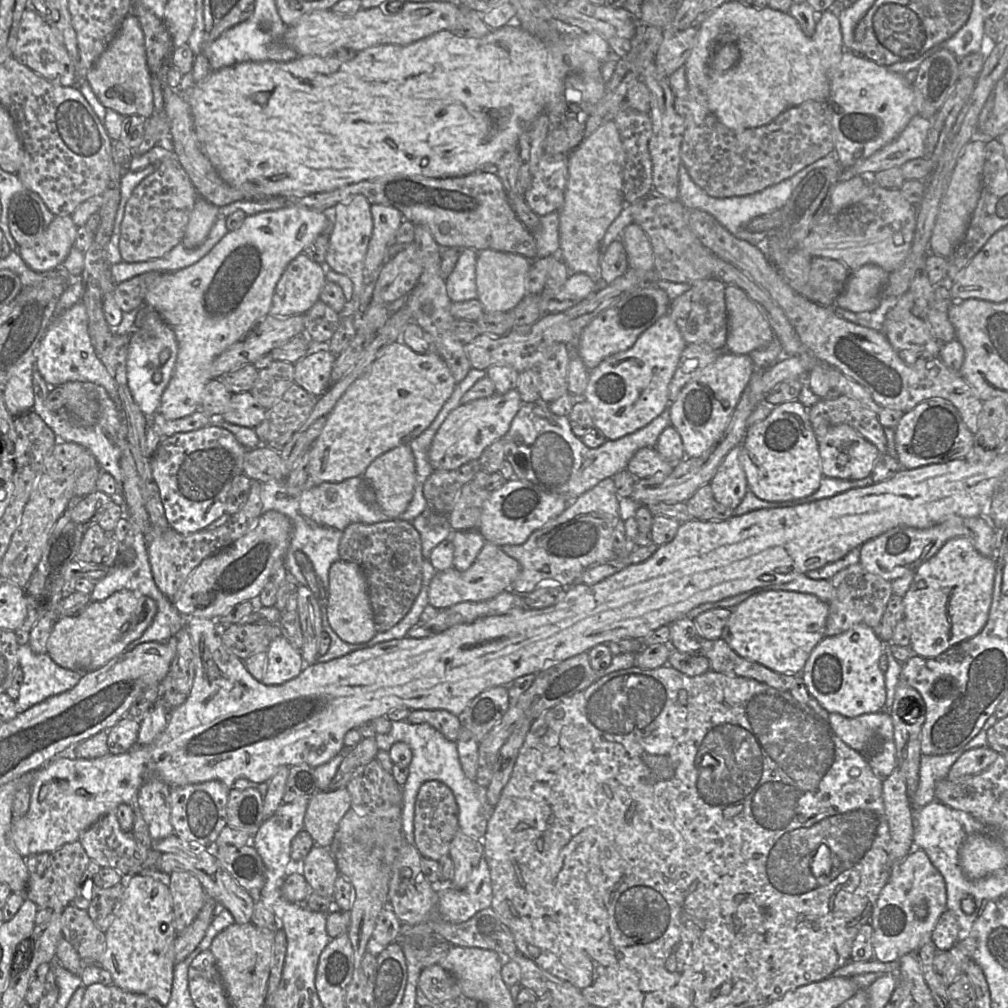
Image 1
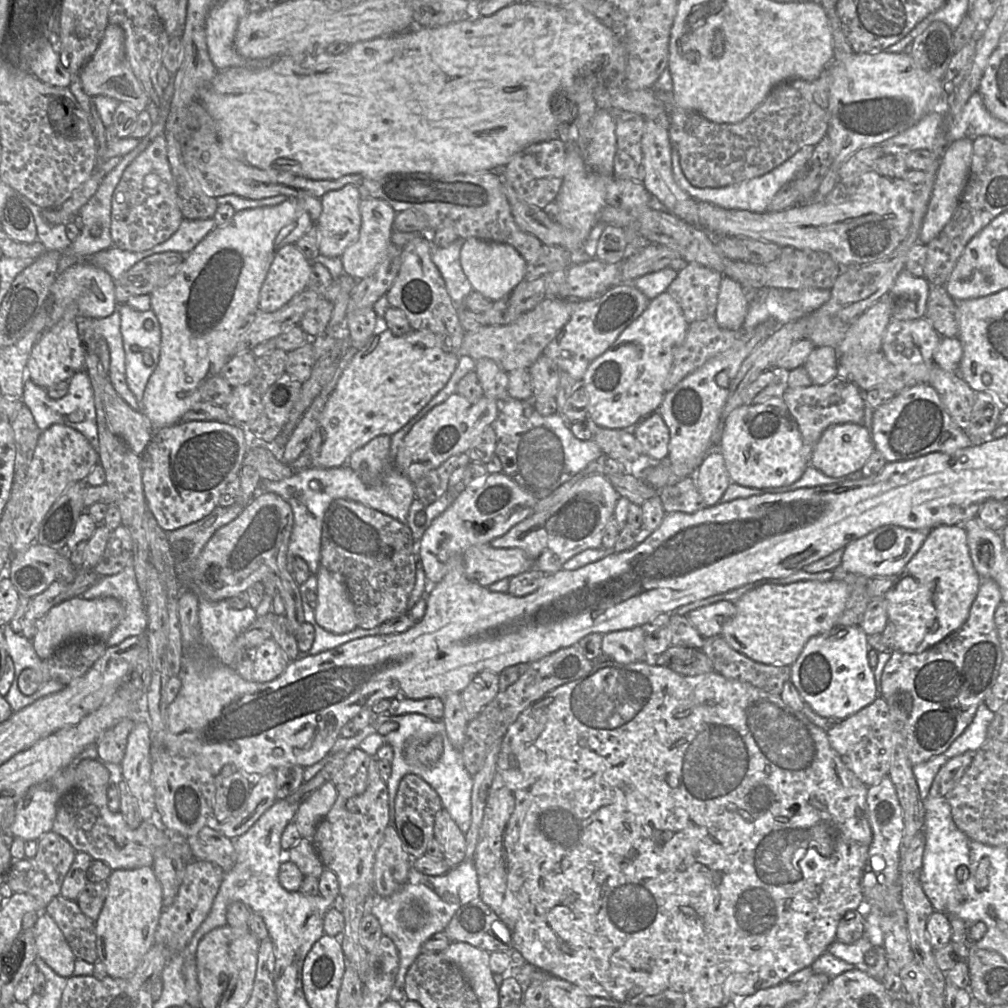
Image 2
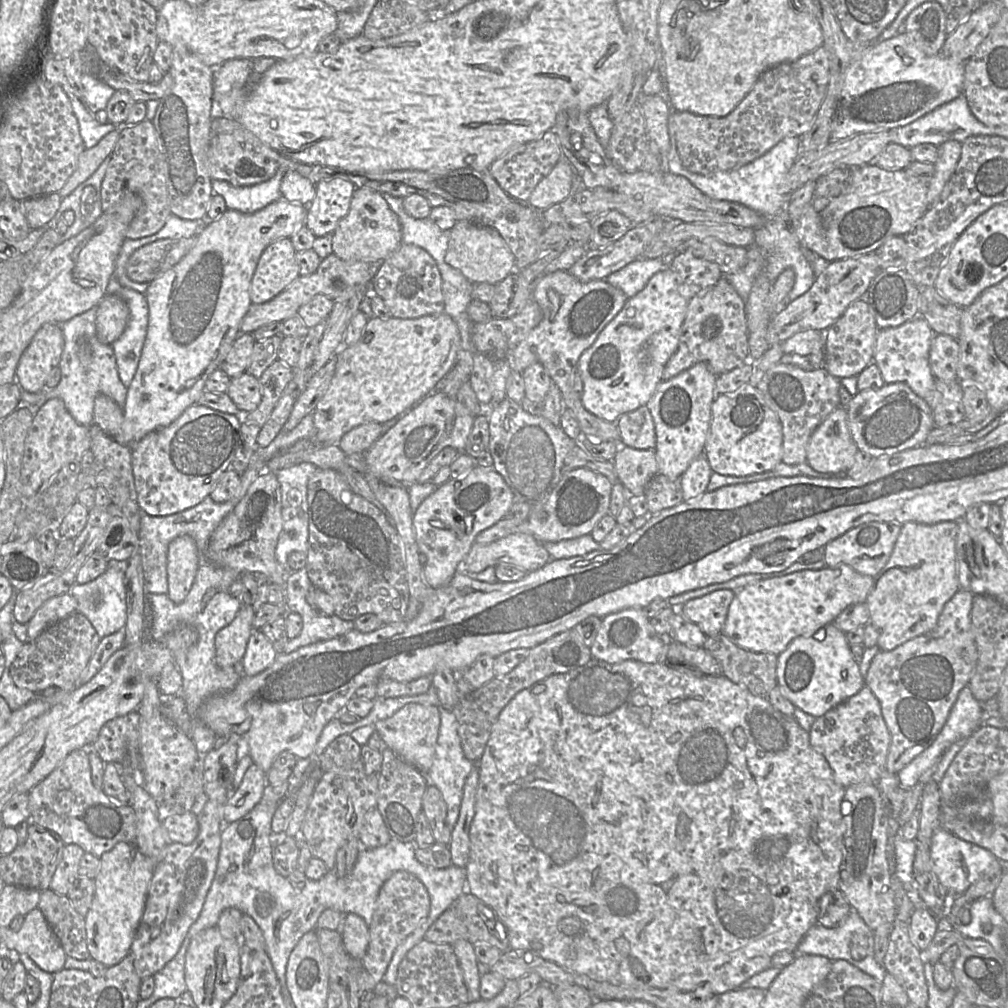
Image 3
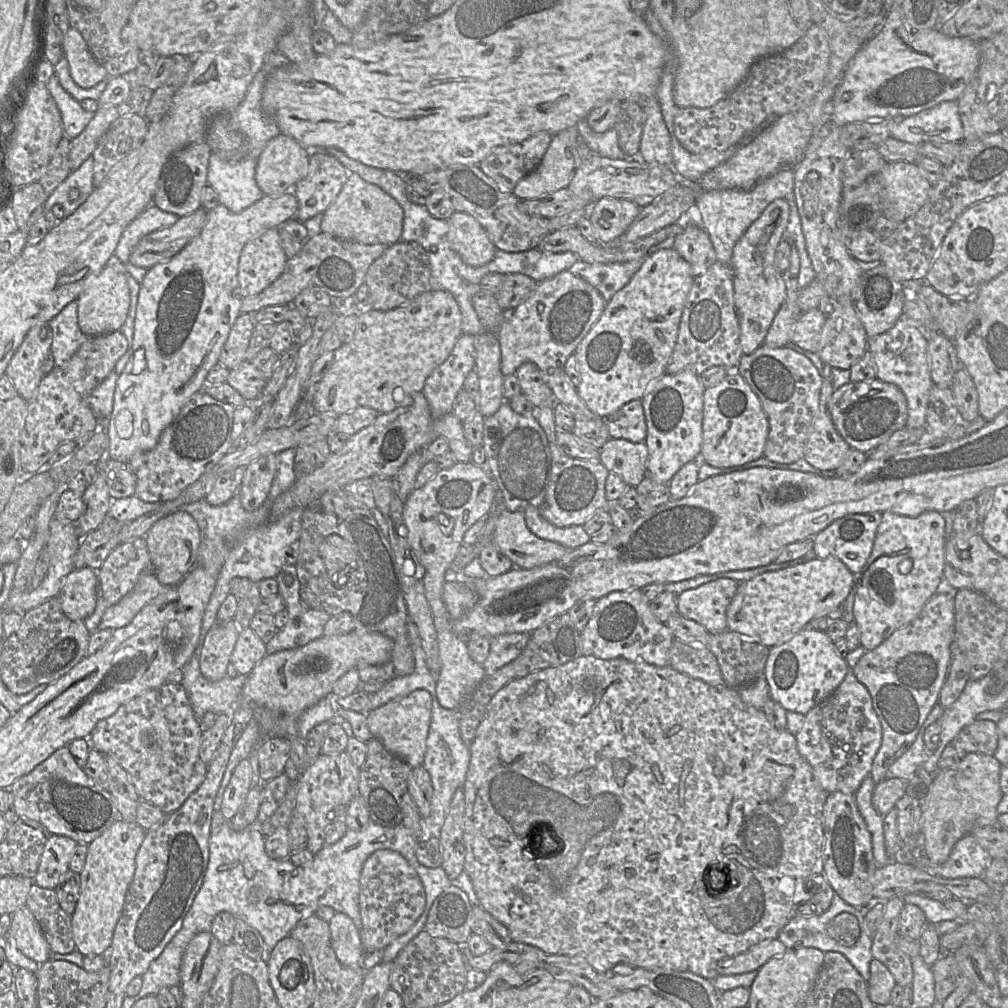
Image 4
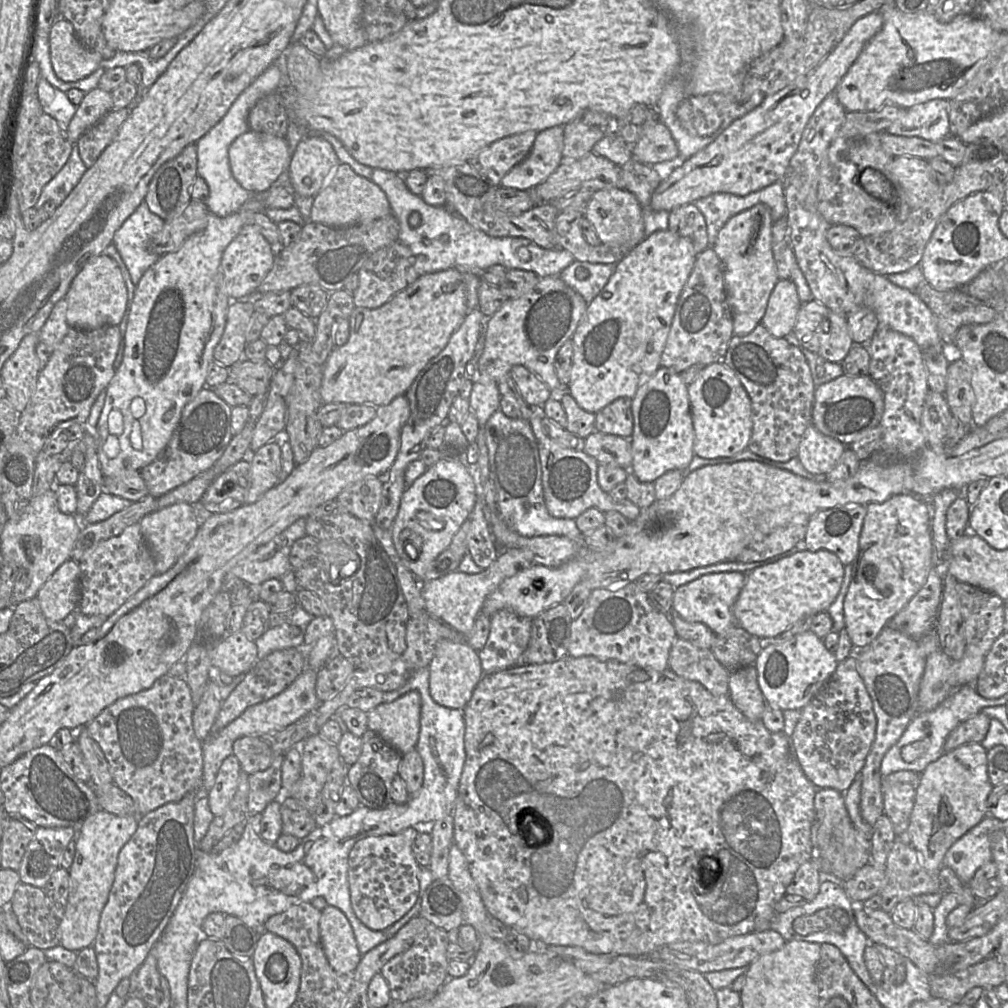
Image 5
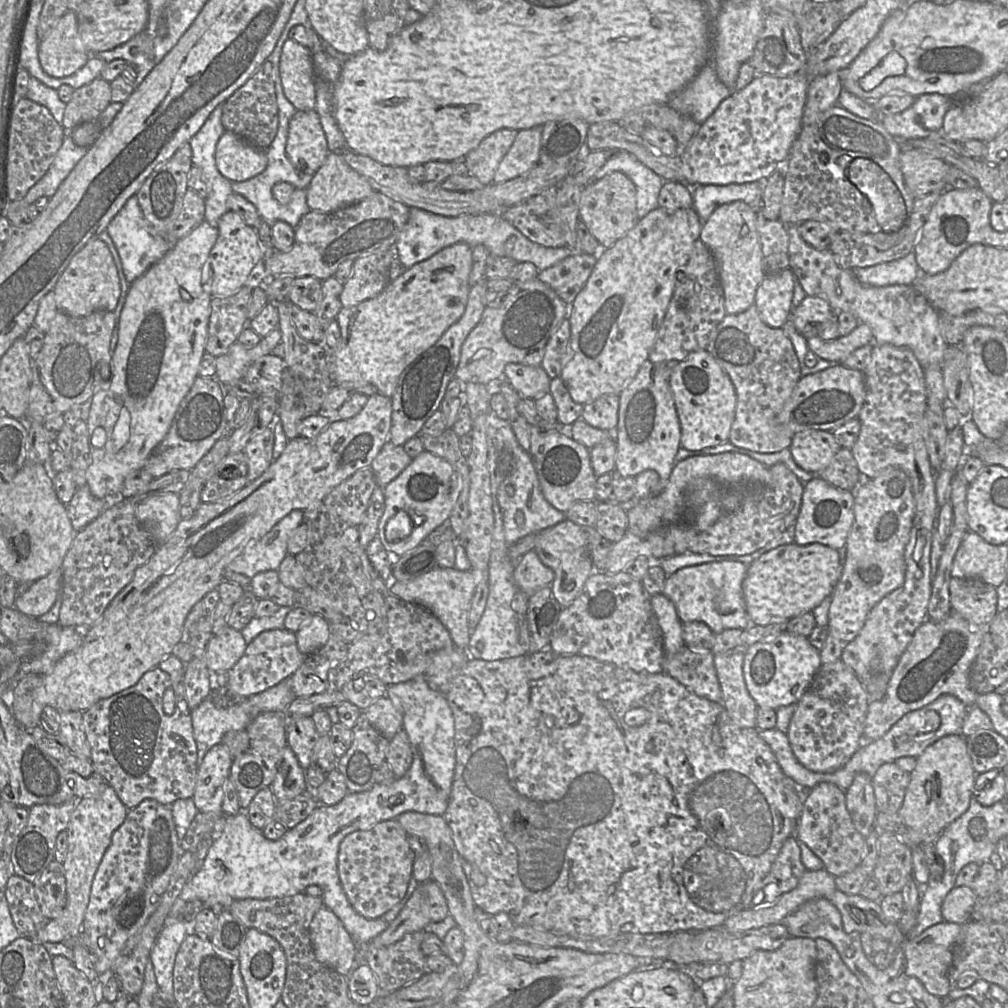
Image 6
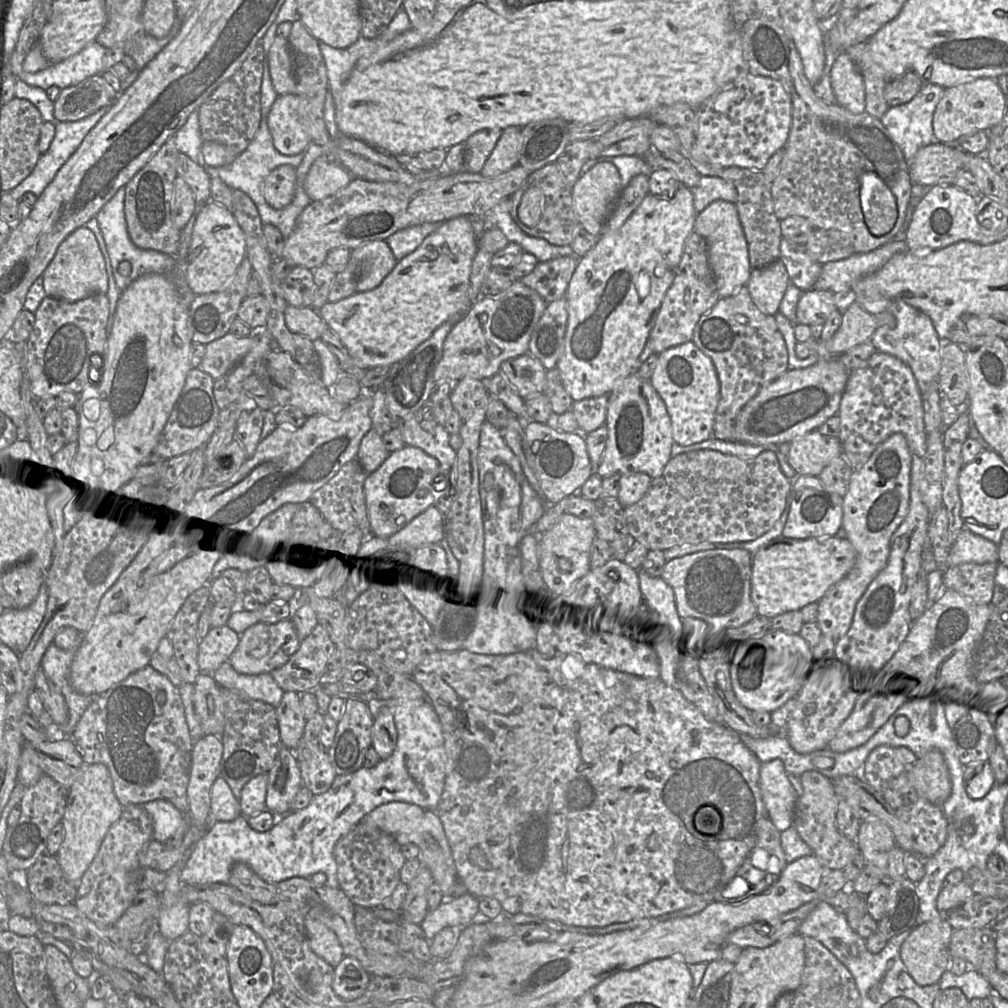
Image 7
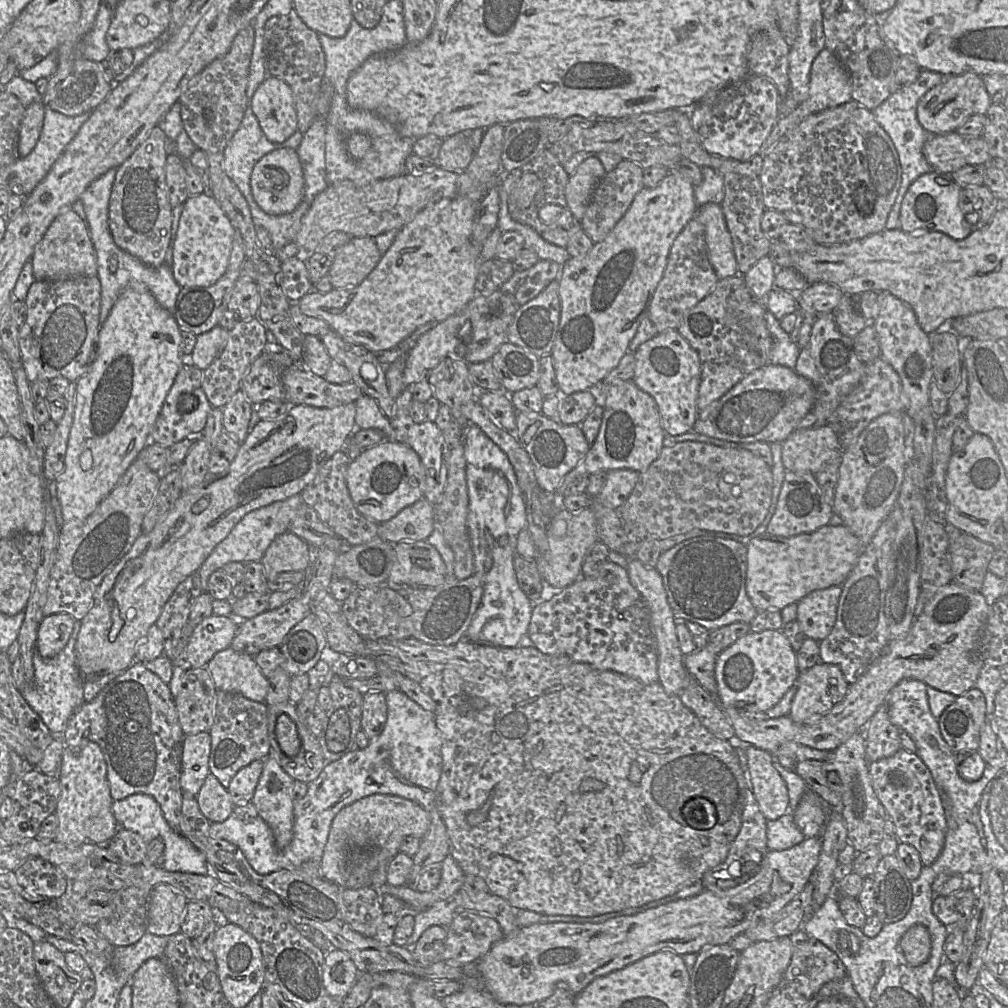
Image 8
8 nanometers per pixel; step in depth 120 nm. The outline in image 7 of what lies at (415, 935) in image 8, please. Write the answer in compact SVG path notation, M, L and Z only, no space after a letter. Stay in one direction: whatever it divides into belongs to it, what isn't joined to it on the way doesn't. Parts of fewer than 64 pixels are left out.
M467 892L460 897L446 898L437 908L430 909L420 926L427 940L431 940L444 928L461 929L481 919L479 901Z

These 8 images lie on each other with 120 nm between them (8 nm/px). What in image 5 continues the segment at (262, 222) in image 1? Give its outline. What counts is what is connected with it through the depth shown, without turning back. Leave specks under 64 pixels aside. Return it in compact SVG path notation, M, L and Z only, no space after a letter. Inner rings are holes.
M271 187L268 191L260 193L260 197L251 197L245 202L240 209L229 216L219 217L213 213L208 213L204 225L197 232L188 237L183 244L176 250L159 257L159 259L142 275L139 282L135 285L135 292L133 301L131 304L126 332L125 332L125 347L123 353L123 359L118 368L115 369L115 374L110 383L105 388L106 397L101 411L99 420L93 431L97 436L97 450L96 453L99 458L99 464L101 472L104 478L109 476L121 475L128 470L140 471L145 466L149 465L157 455L165 448L168 441L170 440L175 428L177 427L181 414L185 405L190 402L198 392L206 386L206 376L211 362L214 360L213 351L218 342L220 341L224 328L226 325L227 312L231 299L223 293L217 284L217 274L220 270L221 258L224 250L229 243L237 236L241 228L247 224L252 224L253 215L258 212L264 212L266 208L279 208L288 209L295 205L294 193L289 187ZM135 423L138 423L142 436L142 447L141 449L134 449L130 443L130 434L132 427ZM110 434L118 438L119 452L115 457L108 457L103 446Z

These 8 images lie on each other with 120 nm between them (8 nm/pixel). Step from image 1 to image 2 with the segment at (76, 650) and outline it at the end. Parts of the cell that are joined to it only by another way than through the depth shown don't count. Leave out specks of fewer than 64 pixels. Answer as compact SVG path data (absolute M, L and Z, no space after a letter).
M73 597L52 607L37 621L37 631L31 643L41 659L48 659L65 642L78 638L92 638L106 641L113 630L120 624L125 614L123 603L113 597L87 600Z

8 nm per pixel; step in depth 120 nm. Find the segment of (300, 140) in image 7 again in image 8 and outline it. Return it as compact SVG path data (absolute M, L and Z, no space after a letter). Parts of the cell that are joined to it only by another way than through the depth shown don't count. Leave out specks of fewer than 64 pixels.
M268 75L257 87L249 100L249 109L273 143L283 143L299 131L293 92L276 76Z

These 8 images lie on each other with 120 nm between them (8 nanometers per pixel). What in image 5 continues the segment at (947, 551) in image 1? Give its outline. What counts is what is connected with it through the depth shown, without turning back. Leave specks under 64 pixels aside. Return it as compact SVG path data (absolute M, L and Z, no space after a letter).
M897 494L882 503L870 503L866 509L859 537L857 569L843 602L845 630L852 641L853 649L865 648L879 636L888 622L923 587L933 567L932 498L921 499L912 494Z

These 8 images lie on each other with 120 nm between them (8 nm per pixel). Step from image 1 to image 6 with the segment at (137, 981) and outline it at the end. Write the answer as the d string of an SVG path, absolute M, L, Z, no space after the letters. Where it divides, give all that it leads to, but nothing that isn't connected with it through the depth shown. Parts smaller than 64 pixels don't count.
M110 785L100 795L76 799L68 827L65 830L69 842L67 855L62 863L66 878L66 906L61 916L49 921L32 940L41 944L45 942L63 943L67 939L81 935L95 873L111 843L113 833L125 821L127 813L127 807Z

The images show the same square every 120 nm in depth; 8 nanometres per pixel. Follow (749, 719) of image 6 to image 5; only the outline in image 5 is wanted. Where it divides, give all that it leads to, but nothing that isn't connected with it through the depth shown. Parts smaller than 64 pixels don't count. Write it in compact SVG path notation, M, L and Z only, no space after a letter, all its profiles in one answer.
M754 665L730 673L728 696L748 719L761 719L767 703L759 688Z

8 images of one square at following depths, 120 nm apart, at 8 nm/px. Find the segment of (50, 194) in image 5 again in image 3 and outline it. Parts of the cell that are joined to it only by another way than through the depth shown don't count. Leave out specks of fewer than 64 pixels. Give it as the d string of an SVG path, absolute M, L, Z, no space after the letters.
M108 157L85 182L62 198L57 214L47 227L54 228L62 214L65 211L72 210L75 214L74 222L68 226L67 232L63 235L63 242L74 237L81 229L84 230L92 225L103 213L100 190L107 166Z

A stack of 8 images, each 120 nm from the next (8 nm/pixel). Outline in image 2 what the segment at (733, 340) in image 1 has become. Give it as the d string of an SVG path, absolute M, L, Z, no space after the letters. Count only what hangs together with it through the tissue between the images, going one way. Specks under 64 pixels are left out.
M723 276L716 309L716 320L721 328L740 330L749 308L749 297L743 286L729 276Z

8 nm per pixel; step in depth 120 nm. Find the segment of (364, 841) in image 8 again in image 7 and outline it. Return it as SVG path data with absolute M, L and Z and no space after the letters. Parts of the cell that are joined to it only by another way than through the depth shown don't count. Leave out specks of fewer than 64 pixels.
M392 801L378 806L362 821L375 824L392 835L401 846L407 843L416 844L420 849L419 859L430 870L433 880L440 886L444 897L453 896L453 886L458 879L457 869L442 822L434 810L406 802Z

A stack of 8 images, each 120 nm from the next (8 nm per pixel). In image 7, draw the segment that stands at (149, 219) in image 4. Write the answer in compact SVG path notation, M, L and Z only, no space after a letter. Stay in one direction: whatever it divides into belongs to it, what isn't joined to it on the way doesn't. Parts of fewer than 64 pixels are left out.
M122 187L95 216L109 256L109 259L104 259L106 272L108 276L114 276L116 285L120 291L124 291L128 285L144 274L159 273L172 276L172 273L176 272L175 255L167 255L151 249L142 249L132 242L125 220L124 198L125 189Z

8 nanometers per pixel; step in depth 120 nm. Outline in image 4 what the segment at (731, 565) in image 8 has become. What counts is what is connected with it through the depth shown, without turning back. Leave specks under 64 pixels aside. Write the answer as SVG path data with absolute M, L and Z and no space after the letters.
M719 578L677 595L677 612L702 625L710 635L721 634L727 627L727 608L740 583Z

